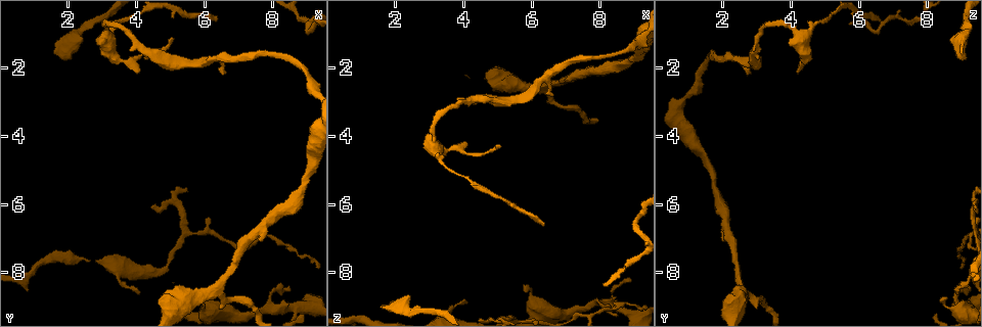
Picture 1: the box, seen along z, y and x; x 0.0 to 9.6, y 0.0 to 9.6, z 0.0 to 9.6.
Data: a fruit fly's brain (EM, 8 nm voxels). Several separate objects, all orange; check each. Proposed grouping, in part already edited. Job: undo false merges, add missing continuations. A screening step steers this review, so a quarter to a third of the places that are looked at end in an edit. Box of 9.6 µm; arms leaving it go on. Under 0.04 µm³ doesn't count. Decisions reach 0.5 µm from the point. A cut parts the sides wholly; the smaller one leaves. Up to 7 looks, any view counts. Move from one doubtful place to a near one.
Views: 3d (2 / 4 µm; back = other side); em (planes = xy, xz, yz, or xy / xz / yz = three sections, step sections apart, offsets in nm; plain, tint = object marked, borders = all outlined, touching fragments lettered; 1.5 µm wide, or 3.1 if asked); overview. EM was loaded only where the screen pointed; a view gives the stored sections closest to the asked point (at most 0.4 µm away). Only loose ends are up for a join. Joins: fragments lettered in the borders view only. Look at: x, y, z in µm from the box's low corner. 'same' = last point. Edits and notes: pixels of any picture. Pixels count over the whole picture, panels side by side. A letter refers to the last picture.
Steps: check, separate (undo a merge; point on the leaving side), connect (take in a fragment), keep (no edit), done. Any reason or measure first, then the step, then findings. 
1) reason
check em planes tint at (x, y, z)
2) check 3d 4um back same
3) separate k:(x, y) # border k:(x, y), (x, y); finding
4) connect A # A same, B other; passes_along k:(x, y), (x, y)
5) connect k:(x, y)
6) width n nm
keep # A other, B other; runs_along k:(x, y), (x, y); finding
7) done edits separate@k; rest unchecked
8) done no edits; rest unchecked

sudden change in width
check em planes tint at (3.60, 0.60, 5.00)

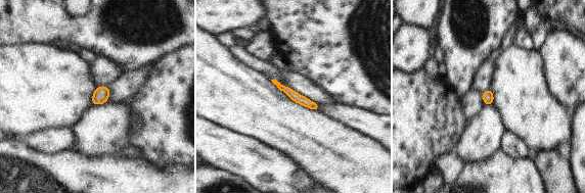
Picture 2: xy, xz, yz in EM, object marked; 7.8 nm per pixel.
check em planes borders same

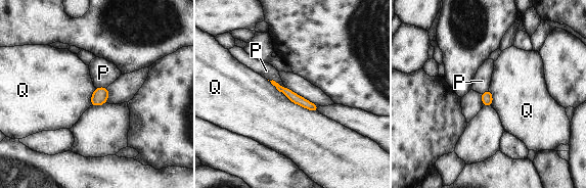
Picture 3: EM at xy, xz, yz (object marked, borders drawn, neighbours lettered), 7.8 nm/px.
width 80 nm; longest_contact Q 480 nm
keep # P other, Q other; continuous, no second neuron

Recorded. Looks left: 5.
an open end
check em planes borders at (1.60, 1.55, 9.10)

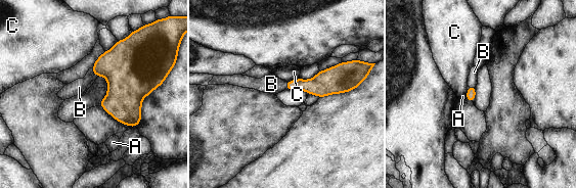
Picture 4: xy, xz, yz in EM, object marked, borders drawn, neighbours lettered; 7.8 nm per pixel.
connect B # A other, B same, C other; passes_along 4:(124, 65), (93, 73), (79, 87); it goes on there

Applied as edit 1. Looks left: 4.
check overview

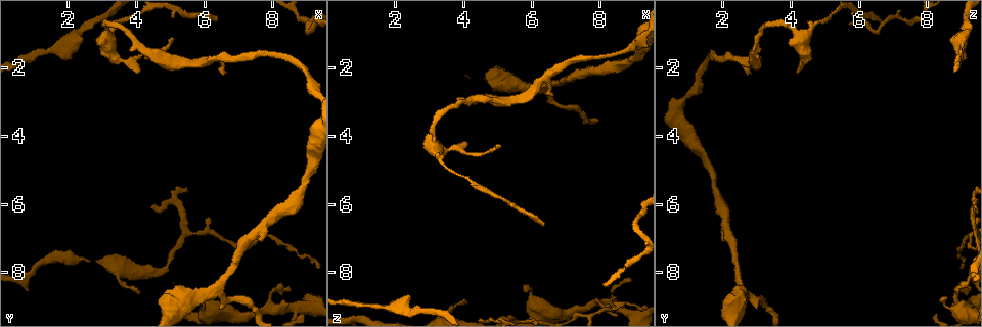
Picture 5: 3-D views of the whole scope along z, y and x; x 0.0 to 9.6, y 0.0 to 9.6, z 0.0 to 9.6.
three arms meet
check em xy step 4 tint at (8.70, 9.10, 9.05)

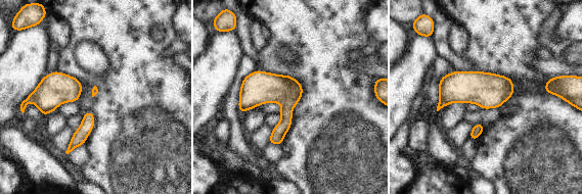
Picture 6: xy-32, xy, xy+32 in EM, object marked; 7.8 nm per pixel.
cut it another way
check em planes tint same

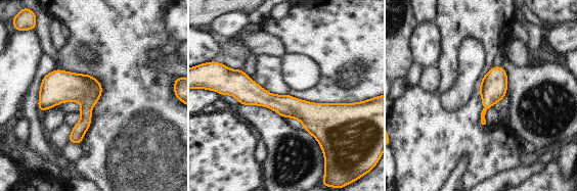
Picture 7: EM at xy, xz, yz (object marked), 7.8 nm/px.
see the neighbours
check em planes borders same

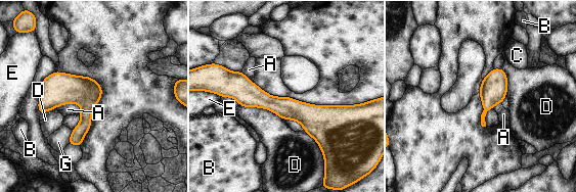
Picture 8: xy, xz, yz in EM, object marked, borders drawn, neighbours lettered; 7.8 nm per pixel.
keep # A other, B other, C other, D other, E other, G other; border 8:(55, 107), (77, 103), (81, 111); one neuron here

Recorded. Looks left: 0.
done edits connect@4; rest unchecked

